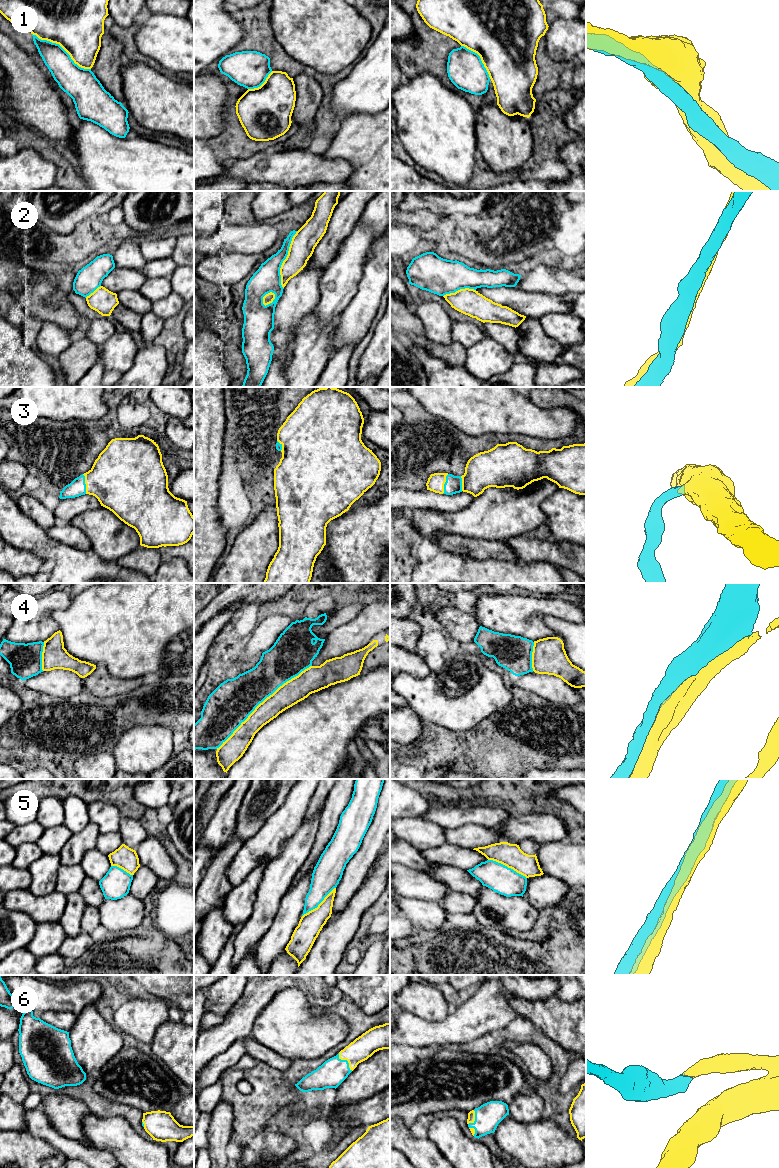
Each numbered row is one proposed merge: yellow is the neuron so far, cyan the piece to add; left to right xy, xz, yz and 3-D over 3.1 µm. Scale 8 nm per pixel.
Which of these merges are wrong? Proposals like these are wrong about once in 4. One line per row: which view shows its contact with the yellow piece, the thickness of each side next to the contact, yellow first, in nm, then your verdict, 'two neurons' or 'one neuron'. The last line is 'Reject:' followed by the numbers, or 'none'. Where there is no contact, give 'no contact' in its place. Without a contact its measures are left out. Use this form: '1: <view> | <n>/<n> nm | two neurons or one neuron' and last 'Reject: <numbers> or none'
1: xy | 420/220 nm | one neuron
2: xz | 200/220 nm | two neurons
3: xy | 420/140 nm | one neuron
4: xz | 190/340 nm | one neuron
5: yz | 190/220 nm | two neurons
6: xz | 190/220 nm | one neuron
Reject: 2, 5

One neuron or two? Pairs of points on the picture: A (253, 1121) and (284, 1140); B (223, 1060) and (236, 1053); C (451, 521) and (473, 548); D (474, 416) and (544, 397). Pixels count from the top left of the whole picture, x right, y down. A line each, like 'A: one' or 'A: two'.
A: one
B: one
C: two
D: two

